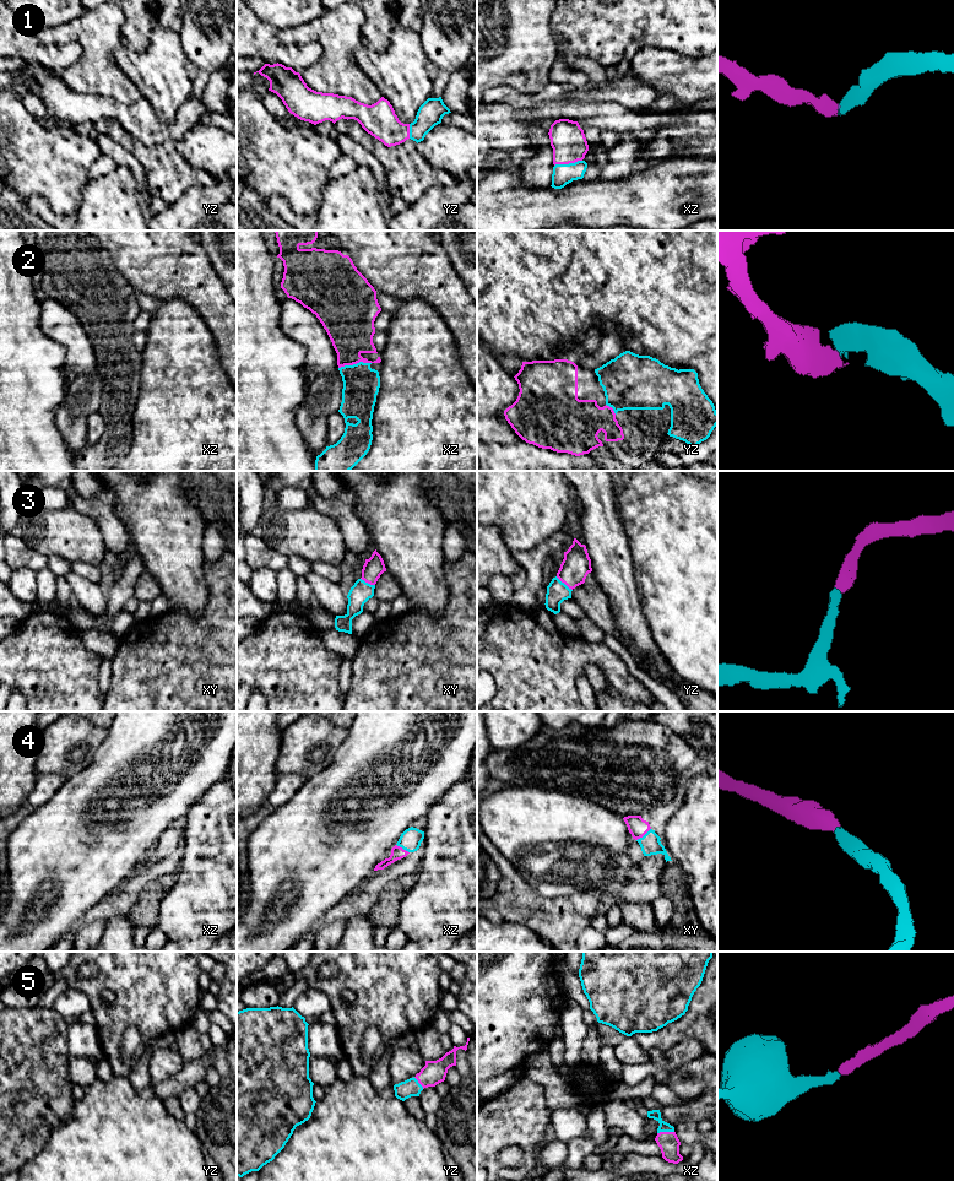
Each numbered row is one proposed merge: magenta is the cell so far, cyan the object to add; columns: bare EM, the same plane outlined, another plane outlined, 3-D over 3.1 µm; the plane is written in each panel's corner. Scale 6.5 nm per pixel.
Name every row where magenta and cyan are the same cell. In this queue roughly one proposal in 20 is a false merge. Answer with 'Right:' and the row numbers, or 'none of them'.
Right: 1, 2, 3, 4, 5

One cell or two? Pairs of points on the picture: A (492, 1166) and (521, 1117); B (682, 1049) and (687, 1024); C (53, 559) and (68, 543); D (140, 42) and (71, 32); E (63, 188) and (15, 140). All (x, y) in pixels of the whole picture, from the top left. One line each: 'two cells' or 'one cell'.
A: one cell
B: two cells
C: two cells
D: two cells
E: one cell

